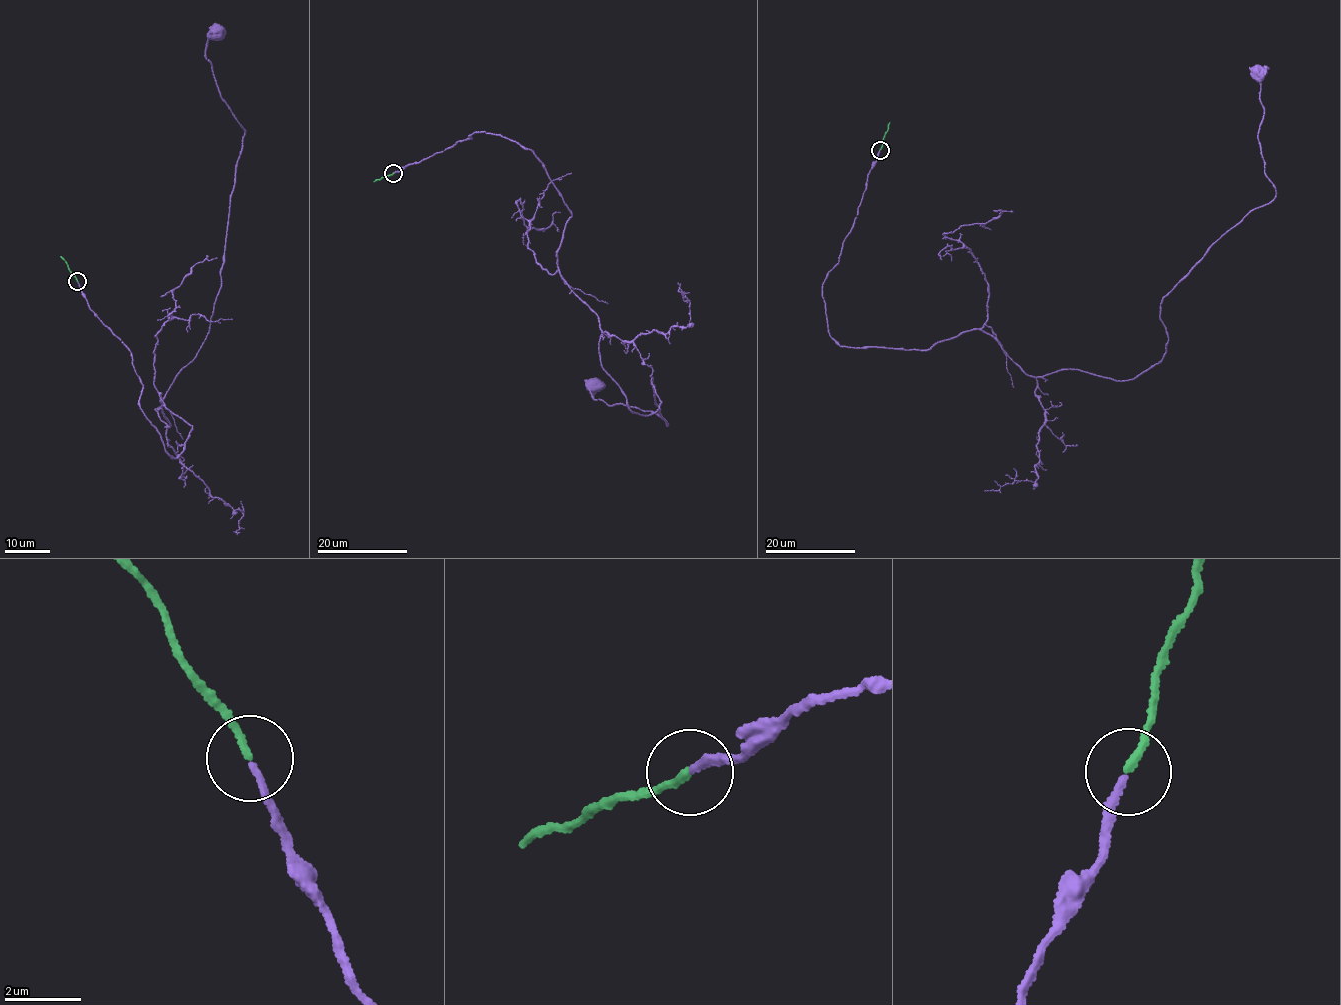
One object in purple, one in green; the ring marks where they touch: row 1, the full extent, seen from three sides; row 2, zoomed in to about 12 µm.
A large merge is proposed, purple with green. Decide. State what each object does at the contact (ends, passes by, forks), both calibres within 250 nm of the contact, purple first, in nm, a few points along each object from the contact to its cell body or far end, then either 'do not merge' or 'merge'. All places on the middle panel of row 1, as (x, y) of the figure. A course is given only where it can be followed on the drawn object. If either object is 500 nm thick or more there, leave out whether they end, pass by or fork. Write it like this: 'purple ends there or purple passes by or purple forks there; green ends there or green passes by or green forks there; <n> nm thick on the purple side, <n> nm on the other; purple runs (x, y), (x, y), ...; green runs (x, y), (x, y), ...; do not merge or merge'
purple ends there; green ends there; 180 nm thick on the purple side, 190 nm on the other; purple runs (394, 173), (480, 131), (529, 148), (600, 364), (644, 416), (651, 377), (668, 425), (595, 382); green runs (394, 173), (374, 181); merge

